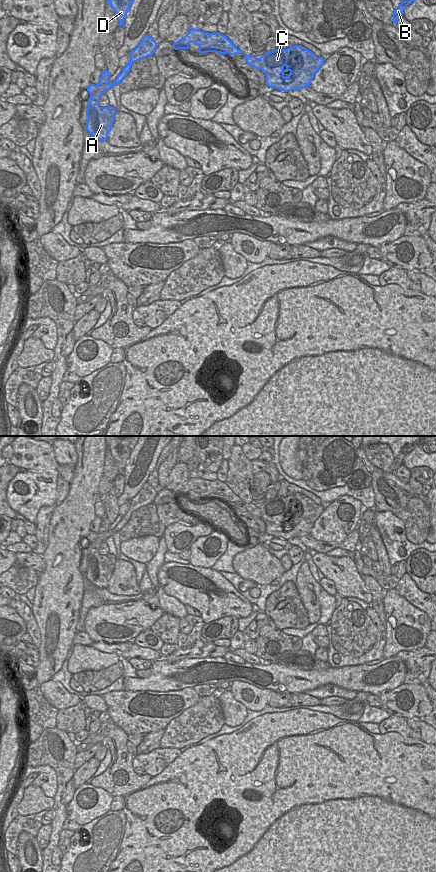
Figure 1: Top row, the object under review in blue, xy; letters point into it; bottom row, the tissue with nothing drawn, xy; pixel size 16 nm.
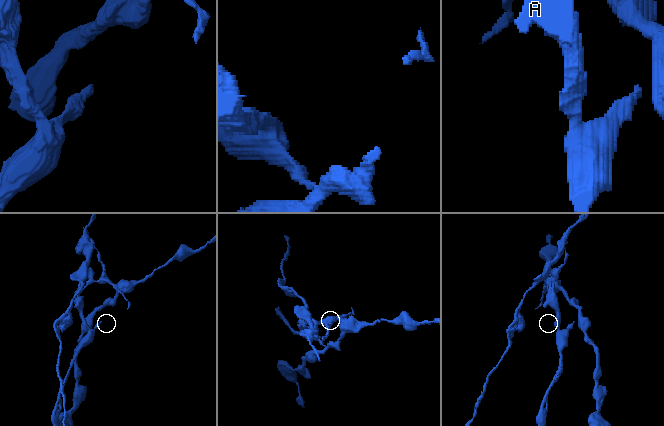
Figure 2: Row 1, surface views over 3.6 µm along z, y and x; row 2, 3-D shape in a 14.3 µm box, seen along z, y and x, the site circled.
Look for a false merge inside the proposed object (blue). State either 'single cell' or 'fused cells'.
fused cells

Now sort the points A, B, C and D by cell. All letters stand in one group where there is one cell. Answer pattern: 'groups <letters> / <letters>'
groups A D / B C

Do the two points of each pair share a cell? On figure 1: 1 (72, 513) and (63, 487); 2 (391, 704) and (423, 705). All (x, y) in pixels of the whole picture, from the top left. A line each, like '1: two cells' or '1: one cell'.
1: two cells
2: one cell

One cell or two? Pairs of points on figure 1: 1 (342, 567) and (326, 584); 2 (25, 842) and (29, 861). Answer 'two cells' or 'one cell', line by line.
1: two cells
2: one cell

